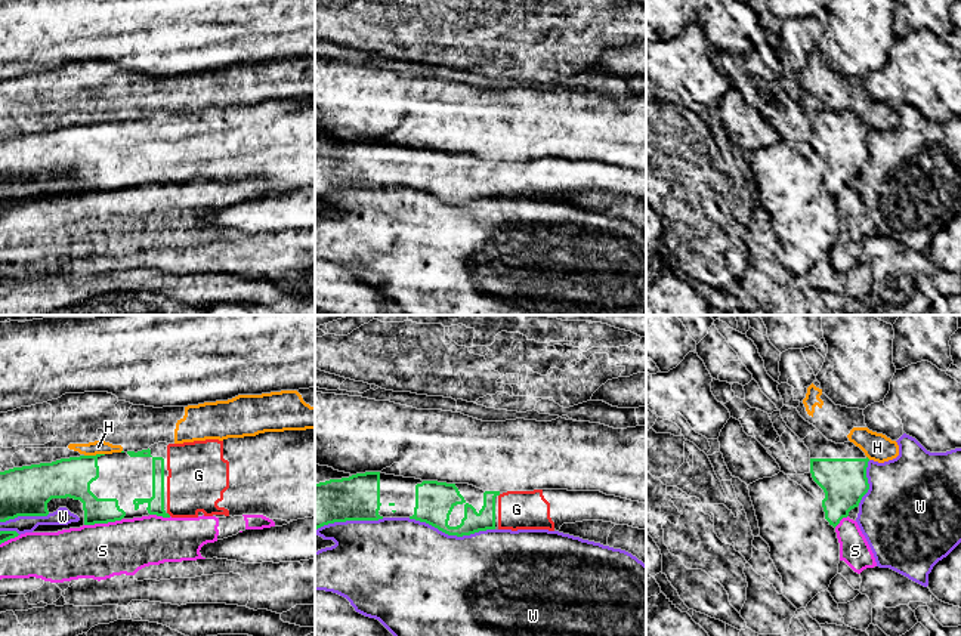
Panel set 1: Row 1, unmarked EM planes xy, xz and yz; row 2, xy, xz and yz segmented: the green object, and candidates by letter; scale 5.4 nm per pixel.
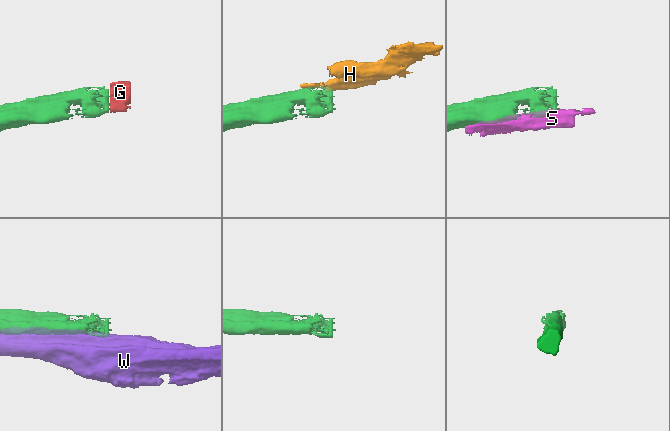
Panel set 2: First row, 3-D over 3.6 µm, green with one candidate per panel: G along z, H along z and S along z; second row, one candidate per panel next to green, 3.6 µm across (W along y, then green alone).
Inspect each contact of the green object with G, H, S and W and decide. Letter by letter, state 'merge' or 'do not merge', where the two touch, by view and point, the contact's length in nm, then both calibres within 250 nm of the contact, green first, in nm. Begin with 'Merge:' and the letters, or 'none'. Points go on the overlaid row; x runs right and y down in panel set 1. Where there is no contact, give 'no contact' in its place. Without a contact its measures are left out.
Merge: G
G: merge; no contact
H: do not merge; meets green in xy at (93, 456); contact 110 nm long; 220 nm thick on the green side, 80 nm on the other
S: do not merge; meets green in xy at (102, 522); contact 220 nm long; 150 nm thick on the green side, 300 nm on the other
W: do not merge; meets green in xz at (451, 534); contact 480 nm long; 220 nm thick on the green side, 500 nm on the other

